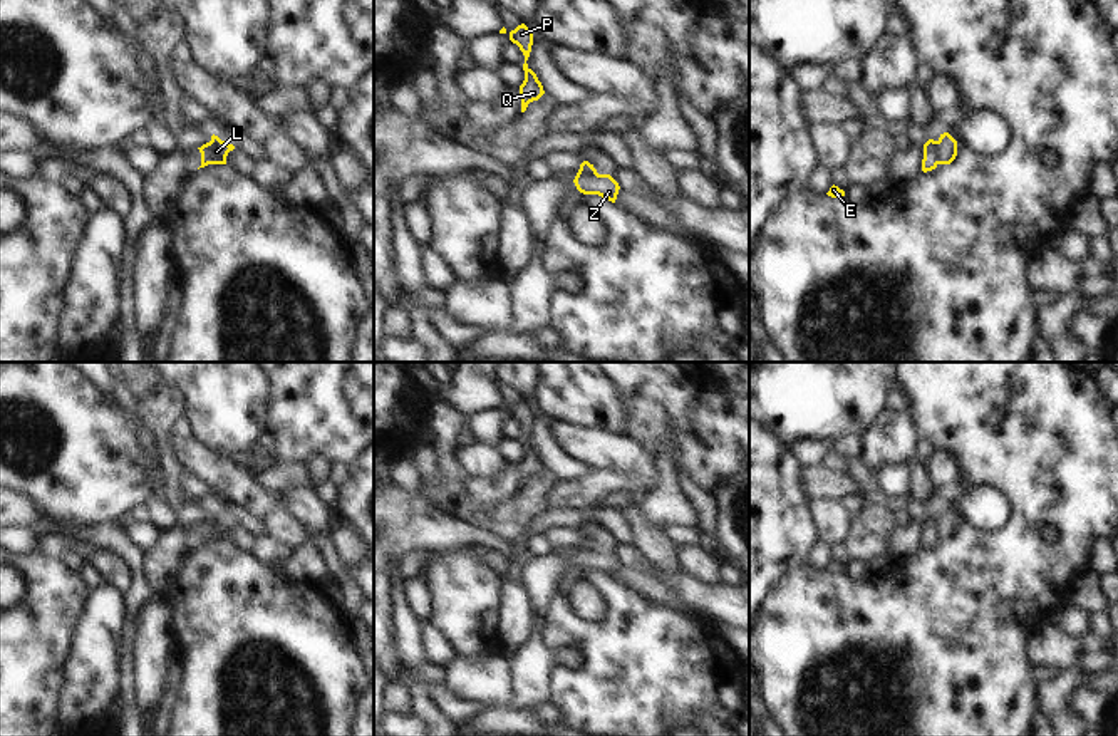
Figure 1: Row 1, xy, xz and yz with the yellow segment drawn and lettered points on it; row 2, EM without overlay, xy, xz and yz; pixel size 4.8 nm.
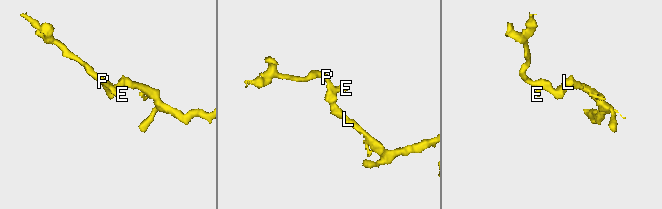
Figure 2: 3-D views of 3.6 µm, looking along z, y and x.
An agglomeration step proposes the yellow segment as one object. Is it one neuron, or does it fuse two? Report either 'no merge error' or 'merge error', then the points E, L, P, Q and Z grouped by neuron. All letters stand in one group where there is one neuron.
merge error; groups E P Q / L Z

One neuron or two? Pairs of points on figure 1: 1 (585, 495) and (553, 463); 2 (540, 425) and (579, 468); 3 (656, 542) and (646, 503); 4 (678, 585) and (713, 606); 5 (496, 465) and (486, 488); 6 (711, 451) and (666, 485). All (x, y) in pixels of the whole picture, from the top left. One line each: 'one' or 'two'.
1: two
2: one
3: two
4: one
5: two
6: two

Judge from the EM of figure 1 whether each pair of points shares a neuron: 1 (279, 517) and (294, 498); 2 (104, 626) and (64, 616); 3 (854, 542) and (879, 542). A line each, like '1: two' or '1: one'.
1: two
2: two
3: one

